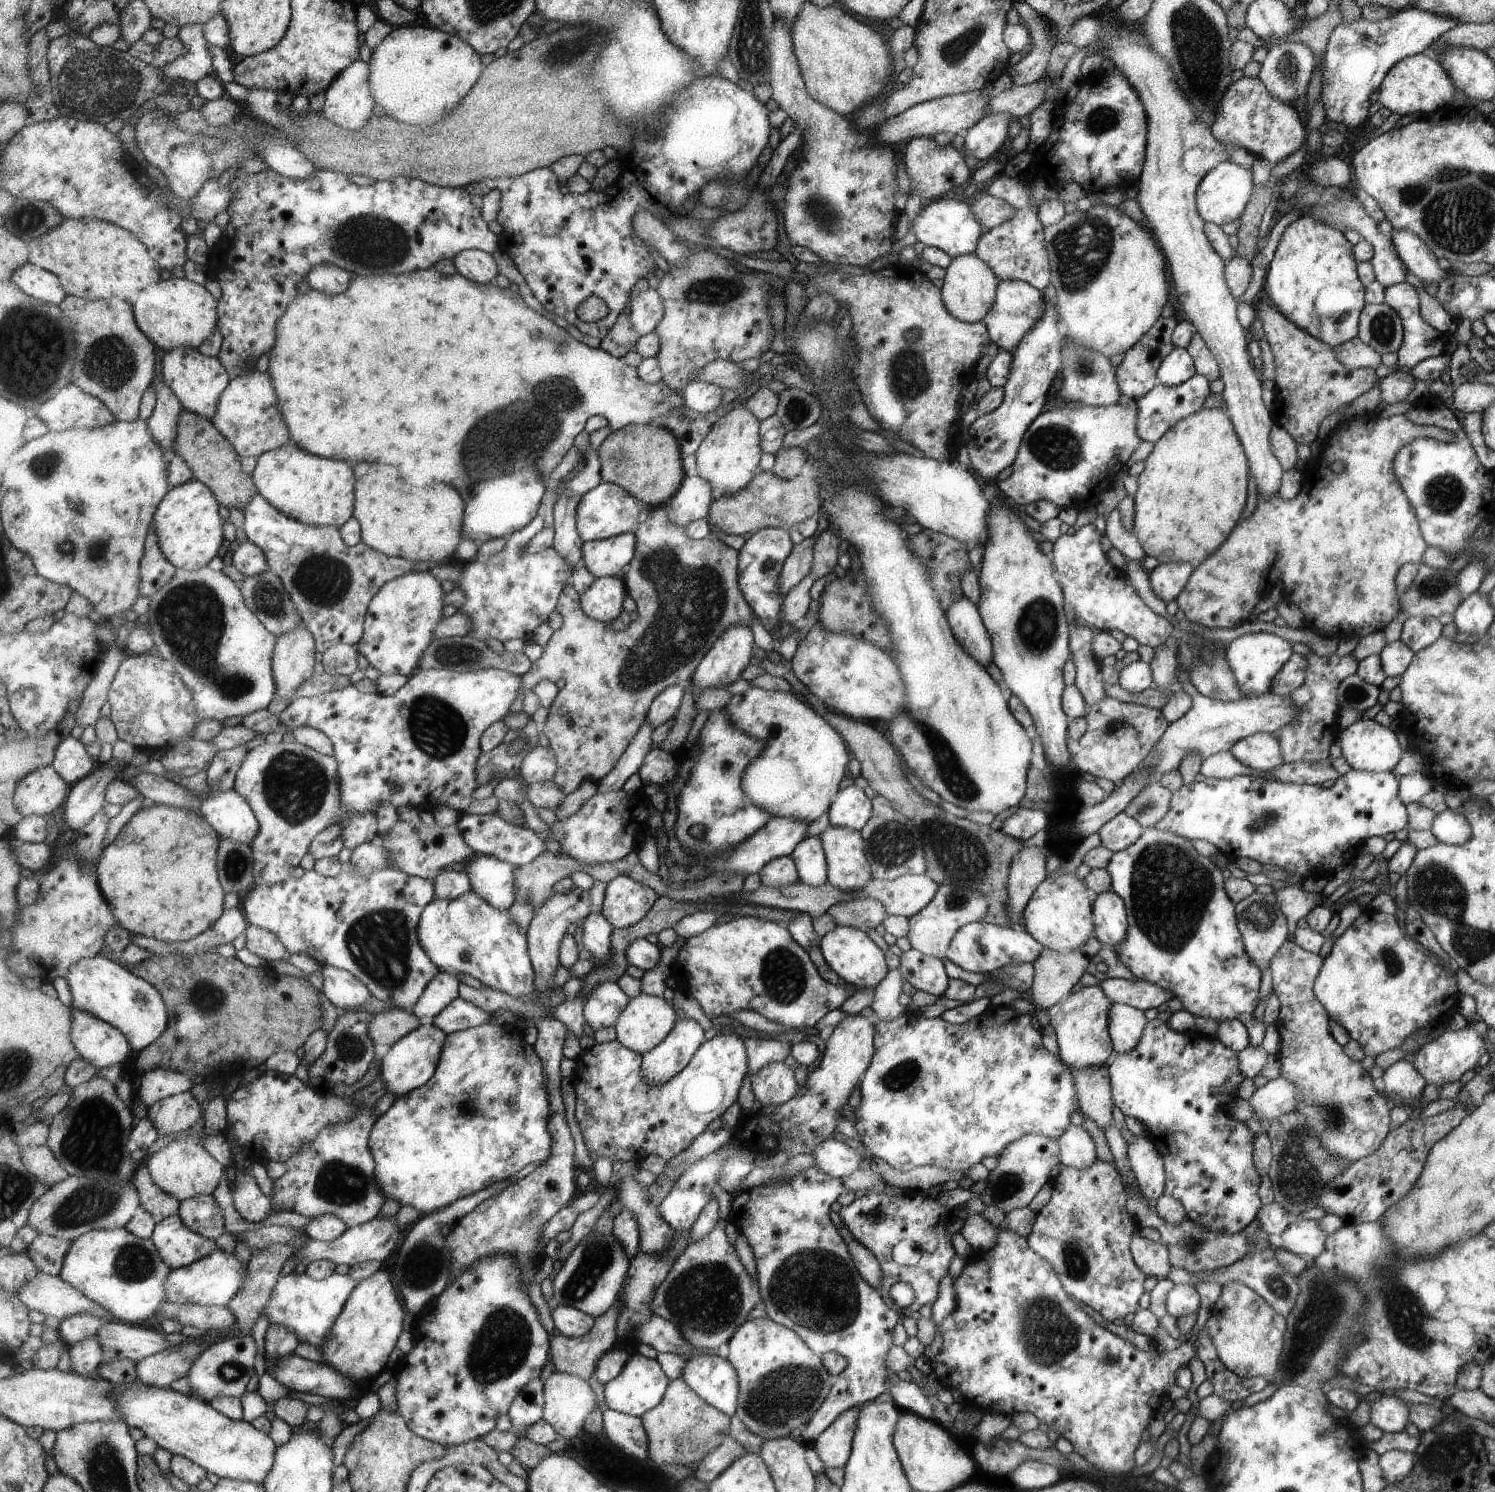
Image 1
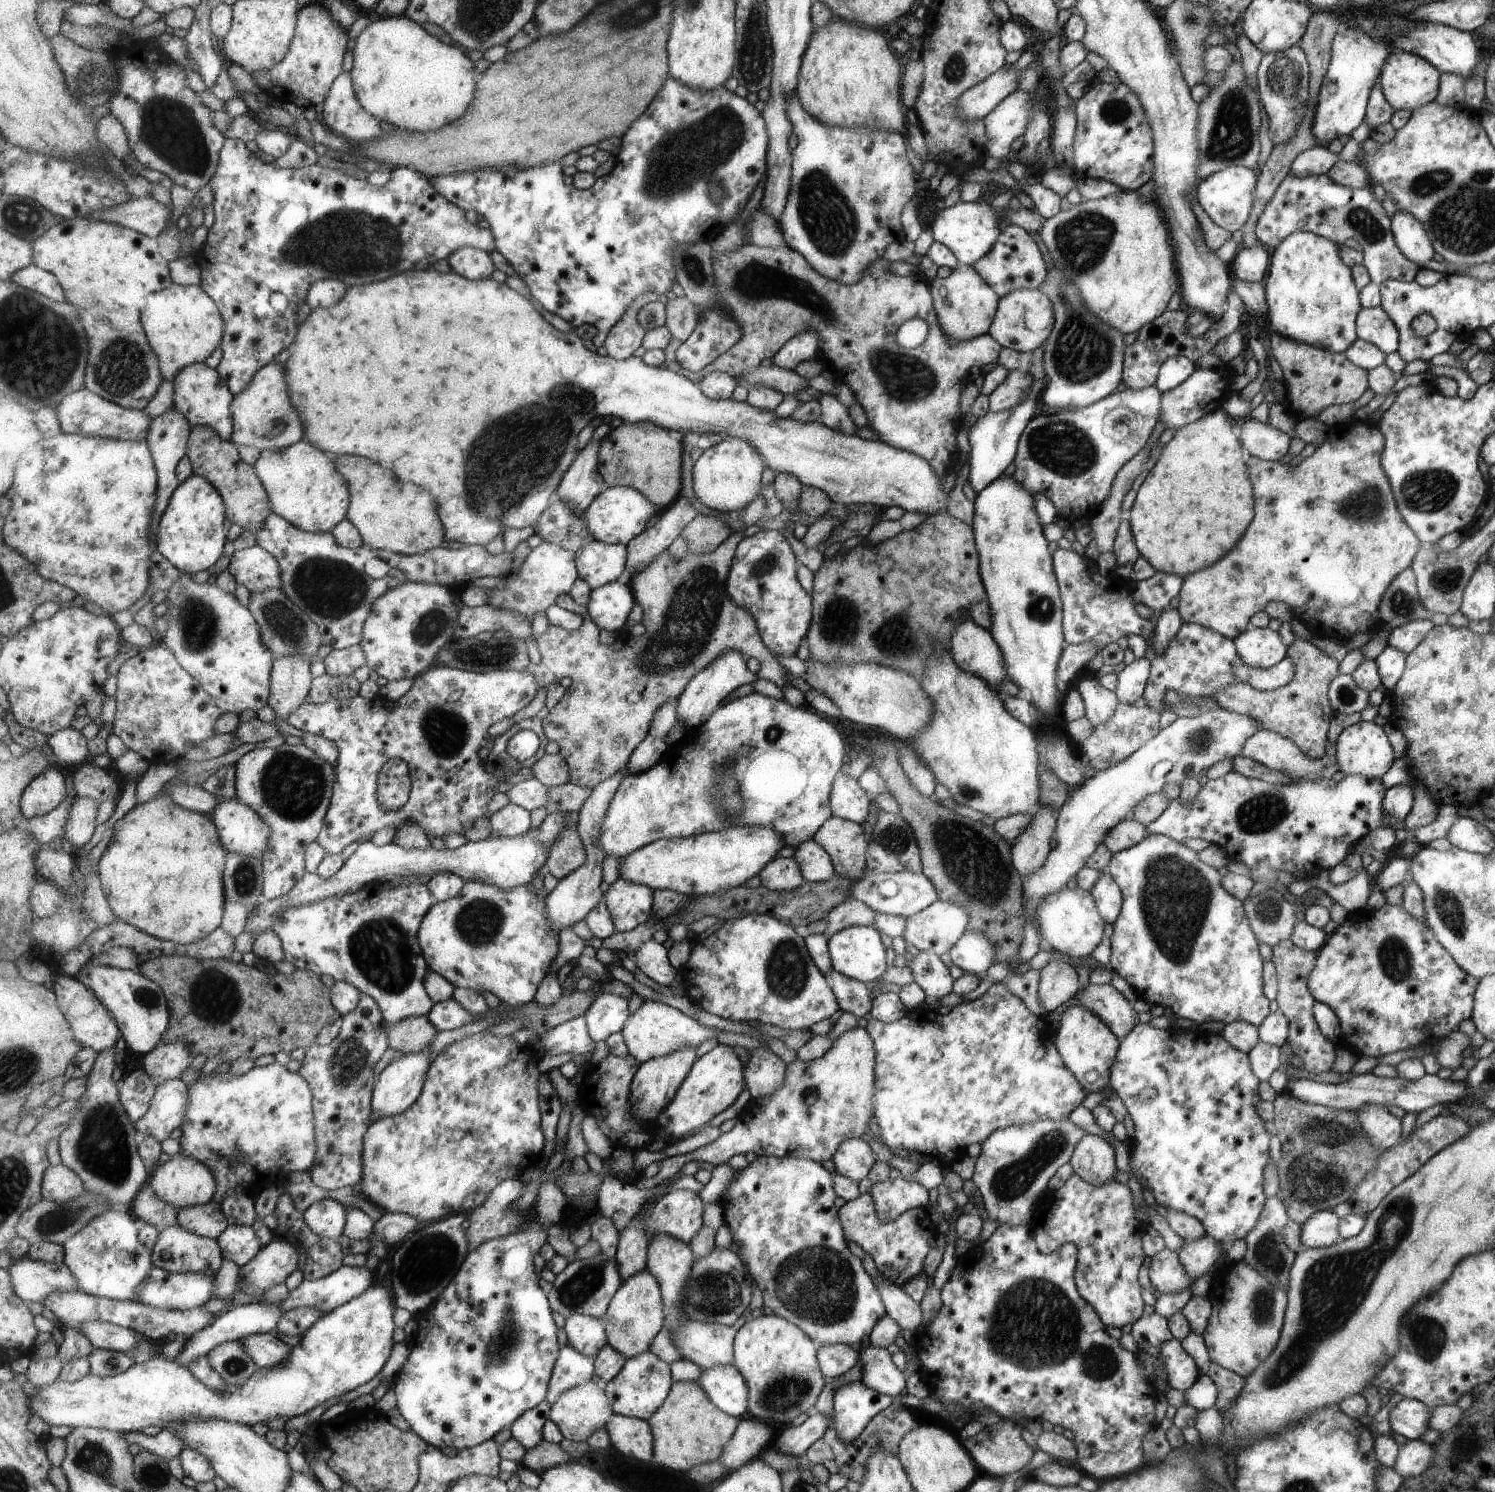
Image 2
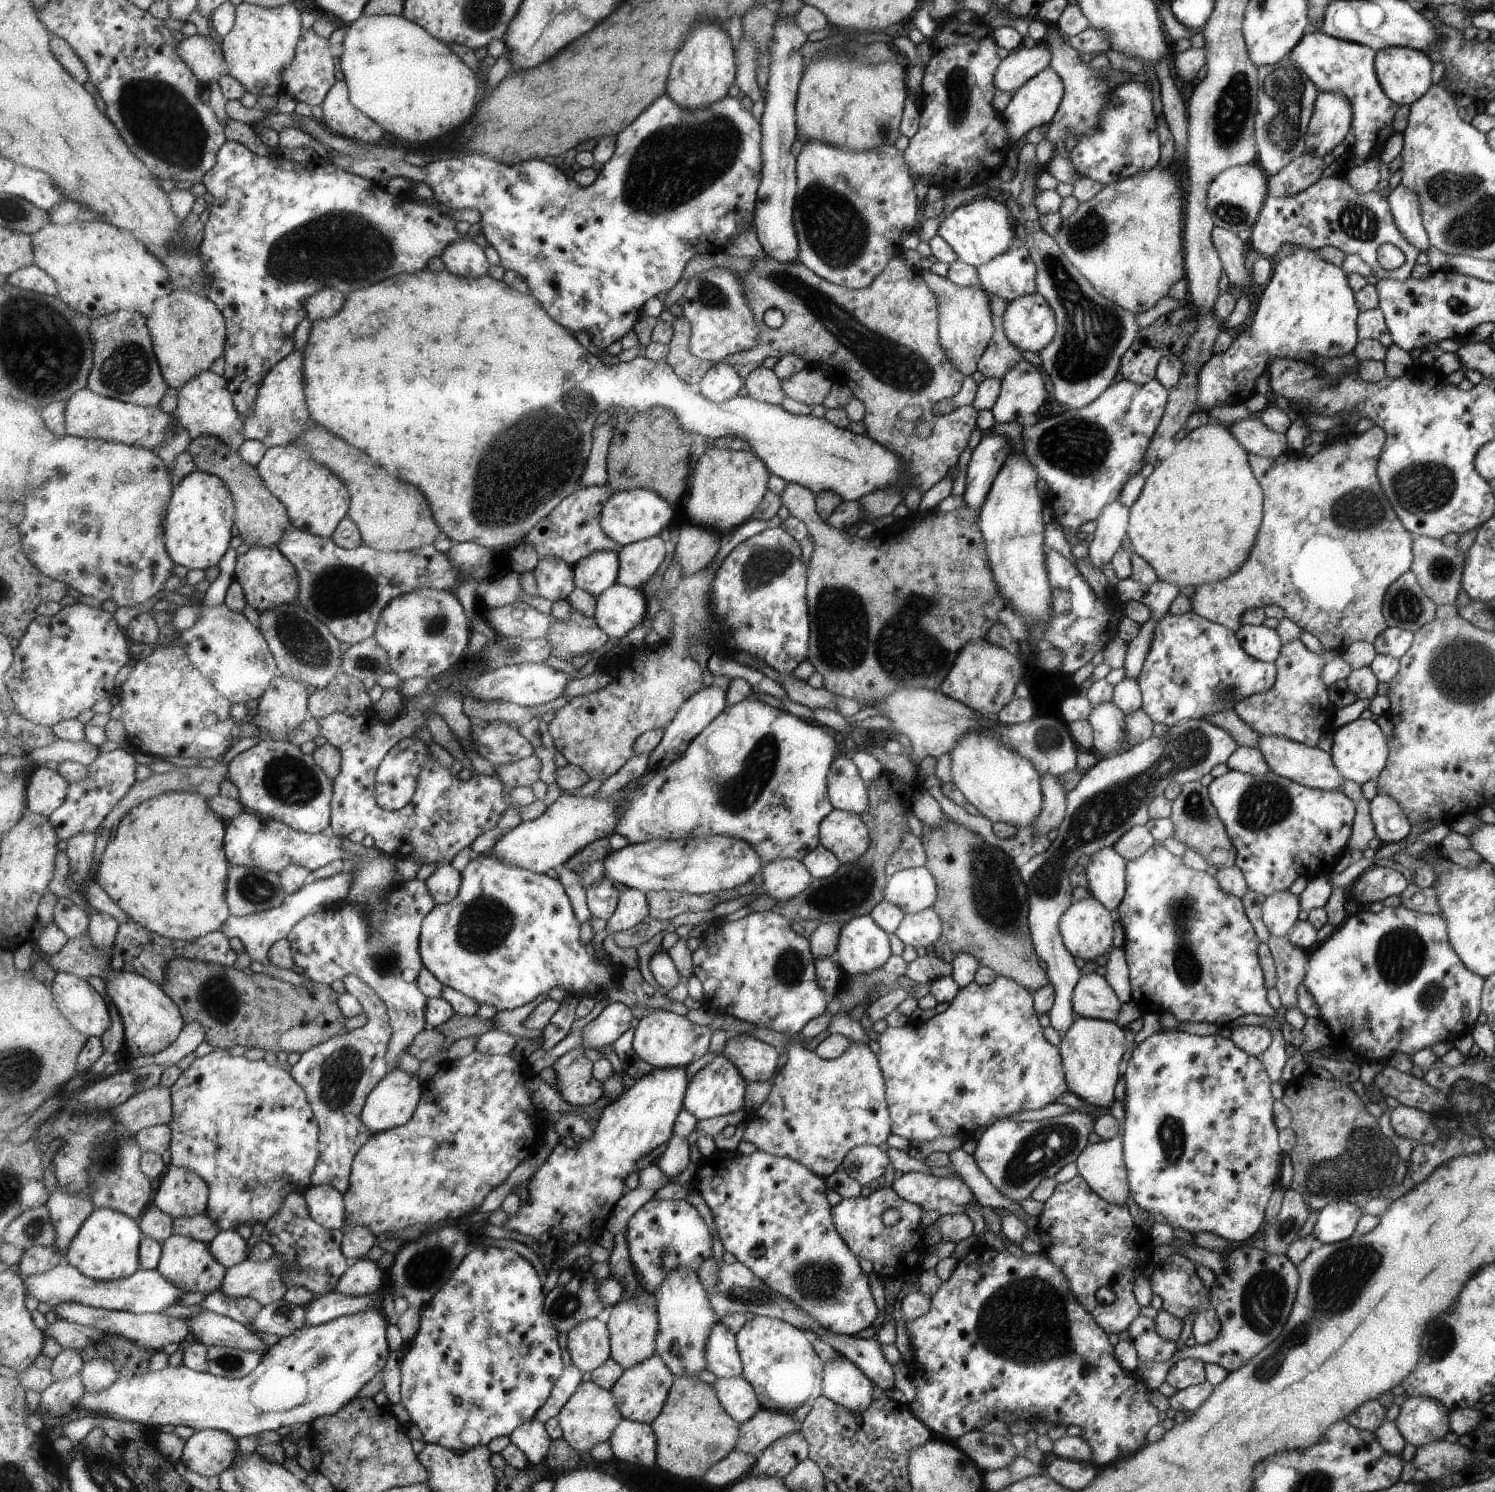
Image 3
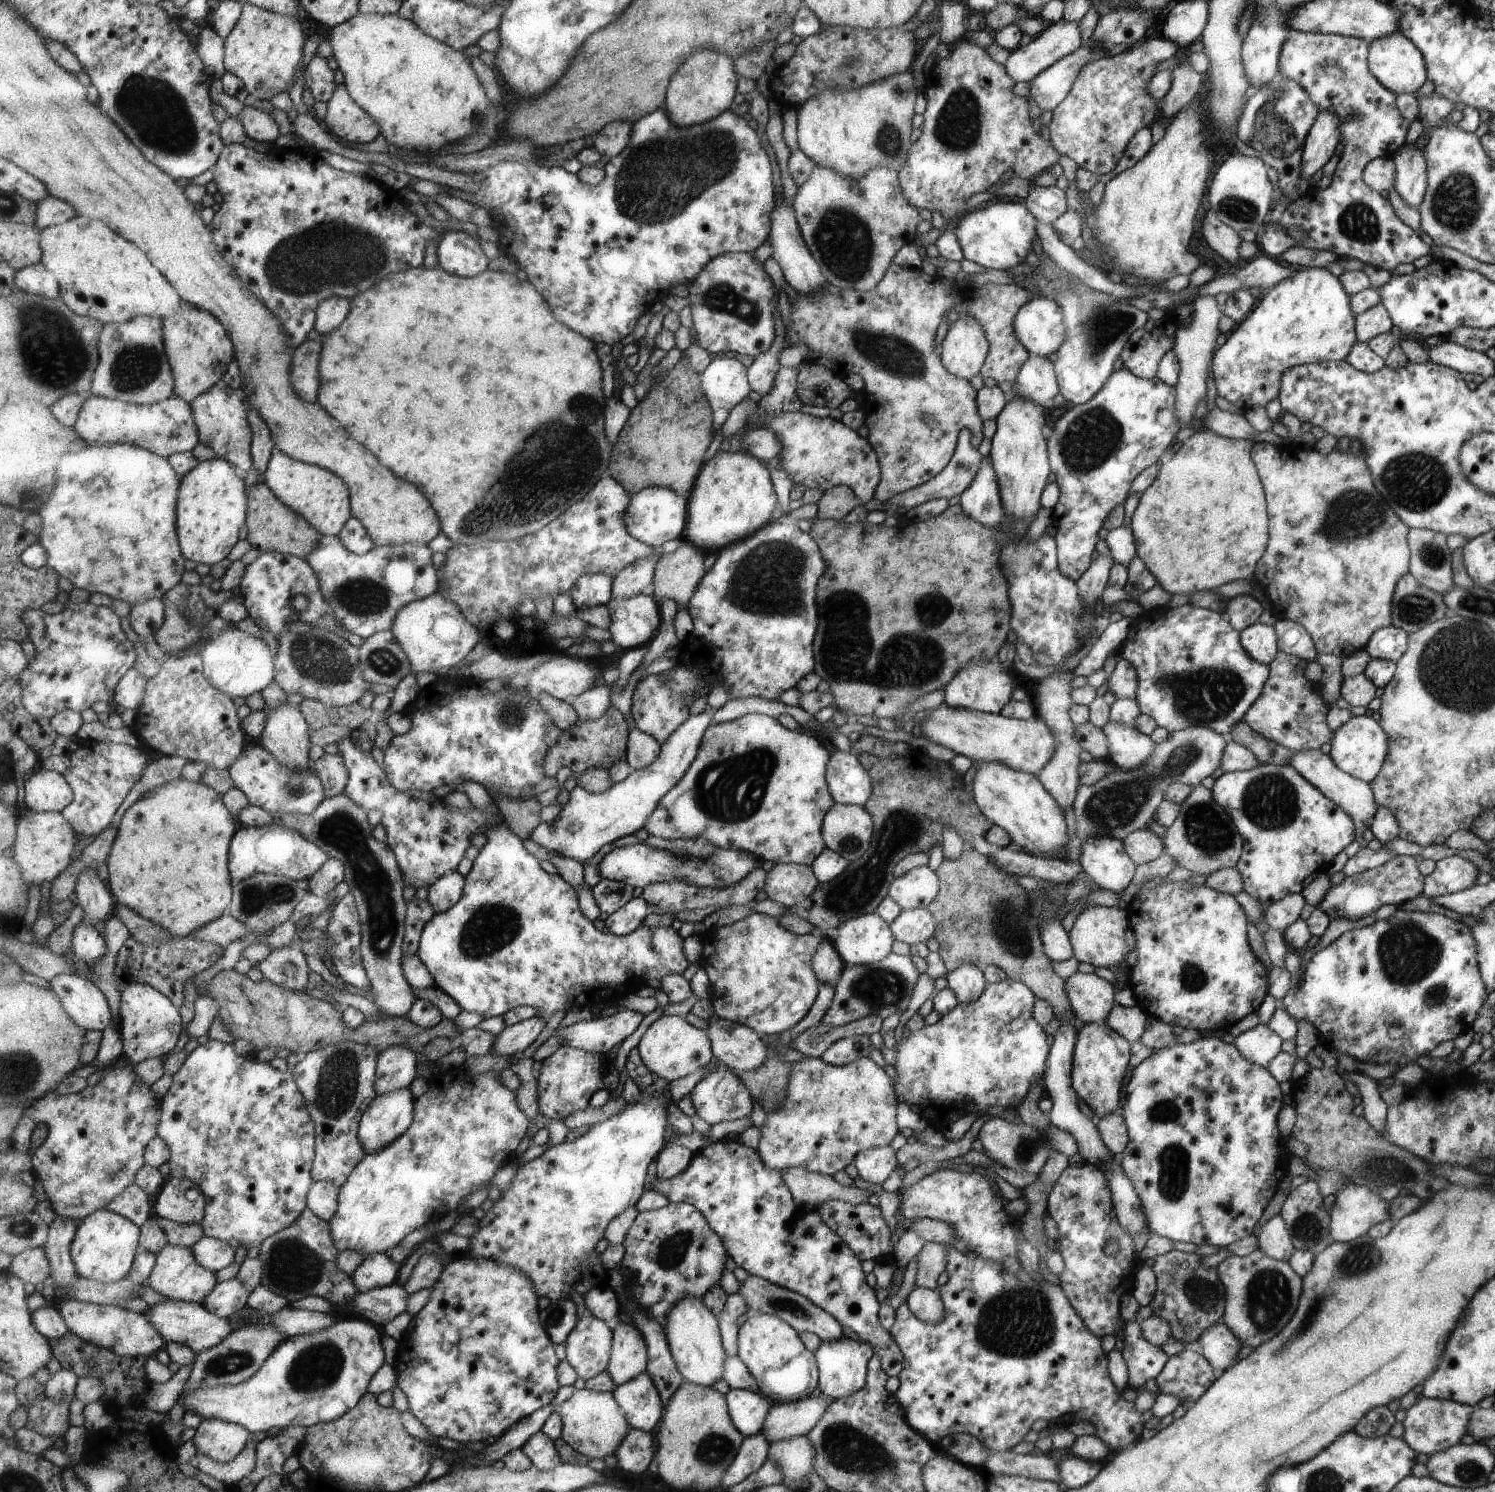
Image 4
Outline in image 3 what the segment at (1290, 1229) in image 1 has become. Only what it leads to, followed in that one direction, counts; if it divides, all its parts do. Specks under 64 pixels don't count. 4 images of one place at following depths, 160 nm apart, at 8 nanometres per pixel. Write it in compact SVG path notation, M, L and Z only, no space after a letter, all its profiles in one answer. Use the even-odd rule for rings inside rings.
M1339 1201L1326 1204L1317 1216L1312 1233L1317 1244L1334 1243L1349 1238L1361 1216L1361 1209L1356 1204Z

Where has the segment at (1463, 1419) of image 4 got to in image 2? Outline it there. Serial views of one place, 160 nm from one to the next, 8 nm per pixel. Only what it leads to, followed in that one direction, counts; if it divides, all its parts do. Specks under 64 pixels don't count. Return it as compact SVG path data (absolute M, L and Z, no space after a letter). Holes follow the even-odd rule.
M1403 1397L1388 1413L1391 1432L1405 1440L1419 1439L1430 1428L1430 1409L1417 1399Z

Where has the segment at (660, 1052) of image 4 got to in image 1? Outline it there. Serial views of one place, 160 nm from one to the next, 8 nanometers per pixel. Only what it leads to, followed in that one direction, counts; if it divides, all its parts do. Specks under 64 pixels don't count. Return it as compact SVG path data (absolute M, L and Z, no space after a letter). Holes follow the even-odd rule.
M638 994L631 999L615 1028L623 1046L644 1055L657 1048L678 1023L676 1008L665 998Z

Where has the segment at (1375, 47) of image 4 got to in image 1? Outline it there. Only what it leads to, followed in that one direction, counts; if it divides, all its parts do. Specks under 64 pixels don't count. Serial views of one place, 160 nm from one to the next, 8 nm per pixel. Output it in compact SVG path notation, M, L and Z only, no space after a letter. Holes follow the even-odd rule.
M1422 52L1403 57L1387 71L1379 87L1378 101L1391 113L1400 117L1415 112L1424 115L1441 108L1453 96L1453 86L1445 68L1435 58L1427 57Z

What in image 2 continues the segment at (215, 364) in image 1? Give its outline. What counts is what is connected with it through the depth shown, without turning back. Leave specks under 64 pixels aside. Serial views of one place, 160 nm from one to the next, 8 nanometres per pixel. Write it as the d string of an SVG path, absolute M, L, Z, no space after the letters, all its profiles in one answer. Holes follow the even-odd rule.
M193 363L186 366L173 381L175 408L182 412L192 426L207 425L214 428L226 441L231 441L234 431L234 416L231 405L235 394L218 370L206 363Z

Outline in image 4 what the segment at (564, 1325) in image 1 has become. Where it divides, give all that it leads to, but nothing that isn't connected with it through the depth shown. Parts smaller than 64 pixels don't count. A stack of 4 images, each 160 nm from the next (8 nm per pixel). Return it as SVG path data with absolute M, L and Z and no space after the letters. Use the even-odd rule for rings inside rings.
M586 1313L565 1342L566 1359L585 1381L608 1370L614 1331L612 1323Z

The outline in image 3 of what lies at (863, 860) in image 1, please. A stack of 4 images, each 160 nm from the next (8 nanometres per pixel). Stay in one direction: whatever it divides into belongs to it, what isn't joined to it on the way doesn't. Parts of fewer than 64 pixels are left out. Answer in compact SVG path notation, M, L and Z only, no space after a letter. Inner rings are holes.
M831 810L818 827L820 845L830 850L841 864L859 859L870 844L870 833L861 817L852 812Z

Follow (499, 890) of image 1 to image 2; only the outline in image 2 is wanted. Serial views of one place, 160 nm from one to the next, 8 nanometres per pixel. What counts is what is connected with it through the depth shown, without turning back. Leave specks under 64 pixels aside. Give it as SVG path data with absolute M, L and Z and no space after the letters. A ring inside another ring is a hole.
M555 811L554 813L546 814L536 829L531 829L525 834L516 837L491 837L490 839L483 839L482 841L469 841L467 844L456 849L435 850L435 848L407 848L399 846L395 843L388 843L382 847L373 844L367 840L359 844L357 850L346 860L345 866L330 879L324 879L317 873L305 872L303 878L288 892L271 899L270 901L263 901L254 910L250 911L247 916L245 928L255 935L260 935L267 929L272 929L274 917L282 909L287 909L291 905L308 905L327 897L343 896L345 893L351 894L362 889L367 884L381 881L387 882L395 876L411 876L411 874L428 874L434 877L437 873L449 871L463 877L466 881L479 881L487 884L492 884L494 887L501 887L504 891L513 891L514 888L522 887L527 883L531 883L535 874L539 872L541 866L545 866L550 857L550 850L552 845L558 839L560 832L563 830L566 814L563 811Z

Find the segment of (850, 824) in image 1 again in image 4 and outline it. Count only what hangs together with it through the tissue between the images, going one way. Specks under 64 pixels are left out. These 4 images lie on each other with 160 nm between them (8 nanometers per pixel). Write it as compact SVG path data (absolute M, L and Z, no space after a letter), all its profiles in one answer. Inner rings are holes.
M837 750L826 766L826 783L835 803L863 805L872 793L870 773L853 753Z

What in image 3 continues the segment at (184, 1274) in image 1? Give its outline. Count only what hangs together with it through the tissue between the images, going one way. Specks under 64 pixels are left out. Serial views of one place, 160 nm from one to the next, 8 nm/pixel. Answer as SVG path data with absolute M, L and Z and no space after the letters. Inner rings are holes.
M66 1261L47 1272L31 1275L26 1279L26 1292L40 1302L46 1302L51 1307L71 1301L112 1311L131 1311L134 1313L160 1313L161 1310L179 1302L186 1293L185 1289L176 1287L167 1280L159 1269L139 1269L135 1274L114 1281L95 1280L85 1276L76 1266Z

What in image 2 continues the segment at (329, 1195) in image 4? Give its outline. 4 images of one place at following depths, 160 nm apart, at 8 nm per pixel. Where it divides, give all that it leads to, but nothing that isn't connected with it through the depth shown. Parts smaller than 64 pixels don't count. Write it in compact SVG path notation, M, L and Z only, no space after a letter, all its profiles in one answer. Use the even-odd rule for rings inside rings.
M327 1197L315 1201L304 1213L312 1232L319 1237L336 1239L344 1234L348 1221L348 1208L339 1200Z

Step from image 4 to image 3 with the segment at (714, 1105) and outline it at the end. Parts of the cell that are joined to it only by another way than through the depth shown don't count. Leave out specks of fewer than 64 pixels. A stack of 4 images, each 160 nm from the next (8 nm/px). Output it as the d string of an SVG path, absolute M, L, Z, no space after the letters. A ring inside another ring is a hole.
M722 1054L713 1055L713 1060L707 1063L690 1080L684 1100L684 1108L698 1120L733 1114L745 1108L745 1094L747 1094L747 1080L735 1066L731 1058Z

